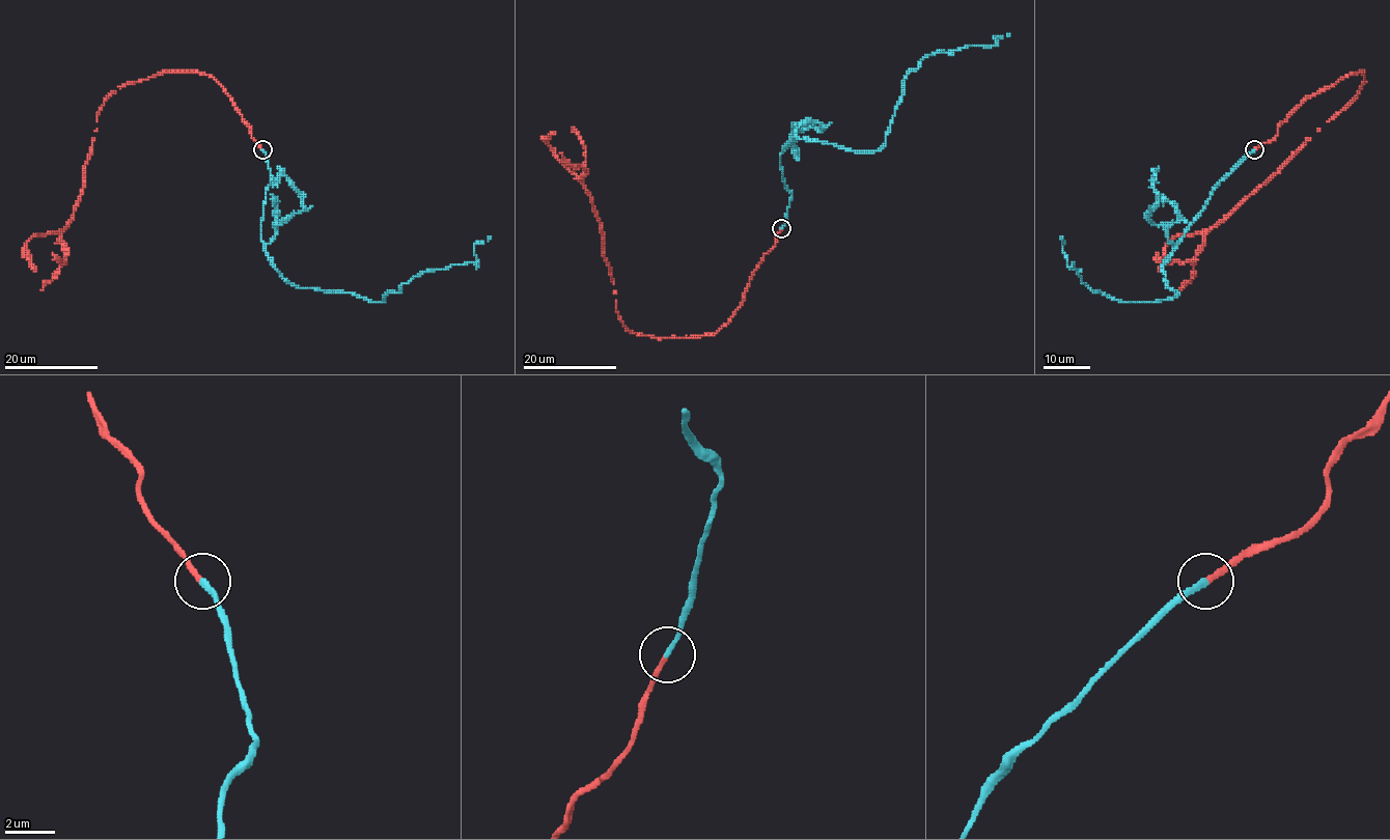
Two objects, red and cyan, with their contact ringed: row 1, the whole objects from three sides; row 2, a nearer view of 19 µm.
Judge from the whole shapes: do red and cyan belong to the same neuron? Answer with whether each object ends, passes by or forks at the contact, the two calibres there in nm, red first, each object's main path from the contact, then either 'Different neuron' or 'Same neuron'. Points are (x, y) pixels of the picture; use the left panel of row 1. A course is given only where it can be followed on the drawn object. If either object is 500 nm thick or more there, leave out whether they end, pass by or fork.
At the ring red ends. At the ring cyan ends. Thickness 200 nm (red) against 240 nm. Course of red: (262, 149), (233, 100), (206, 74), (163, 71), (119, 86), (98, 114), (73, 217), (27, 243), (35, 272). Course of cyan: (262, 149), (272, 180), (261, 242), (299, 287), (380, 302), (434, 269), (478, 267), (473, 246), (490, 235). Same neuron

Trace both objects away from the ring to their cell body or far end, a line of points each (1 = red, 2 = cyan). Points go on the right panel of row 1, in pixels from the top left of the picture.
1: (1255, 149), (1276, 136), (1302, 100), (1364, 71), (1359, 91), (1288, 161), (1206, 228), (1175, 235), (1159, 272)
2: (1255, 149), (1215, 188), (1162, 269), (1177, 291), (1173, 298), (1127, 302), (1094, 291), (1067, 264), (1060, 235)

